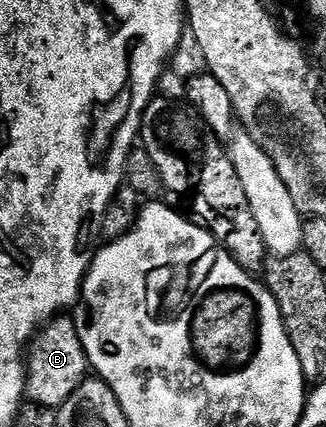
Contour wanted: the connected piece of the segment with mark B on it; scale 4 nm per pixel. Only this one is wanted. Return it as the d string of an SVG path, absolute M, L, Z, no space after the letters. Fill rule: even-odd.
M58 314L34 335L27 352L25 390L34 405L54 410L61 407L75 390L82 387L85 372L90 371L89 359L85 356L79 324L69 314Z

